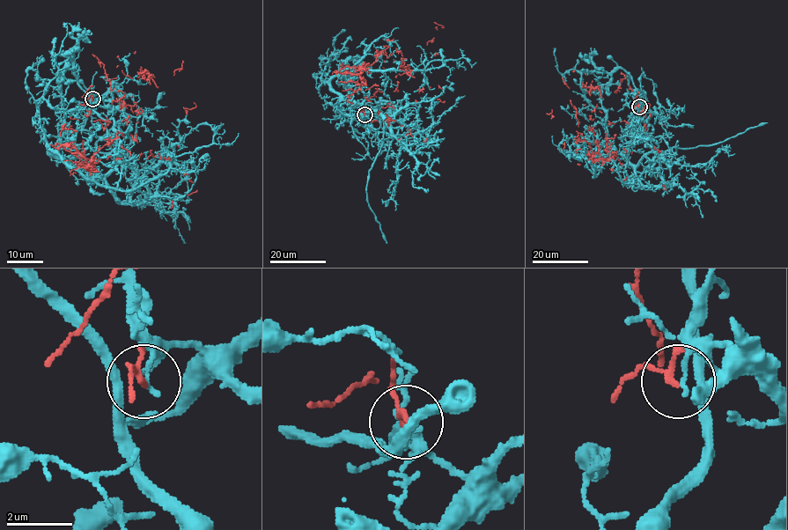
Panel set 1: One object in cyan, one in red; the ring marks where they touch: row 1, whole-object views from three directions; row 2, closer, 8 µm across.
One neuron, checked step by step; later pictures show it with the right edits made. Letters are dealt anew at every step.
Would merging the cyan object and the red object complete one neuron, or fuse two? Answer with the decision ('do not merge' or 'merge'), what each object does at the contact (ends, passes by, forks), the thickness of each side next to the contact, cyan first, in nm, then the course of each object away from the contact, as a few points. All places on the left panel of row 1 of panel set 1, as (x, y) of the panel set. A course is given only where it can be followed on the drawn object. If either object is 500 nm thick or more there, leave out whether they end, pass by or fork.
do not merge; cyan forks there; red ends there; 110 nm thick on the cyan side, 180 nm on the other; cyan runs (93, 99), (62, 136), (59, 158), (47, 148), (124, 190), (239, 133); red runs (93, 99), (77, 119), (94, 121), (86, 168), (136, 116), (144, 70), (180, 69), (187, 114)

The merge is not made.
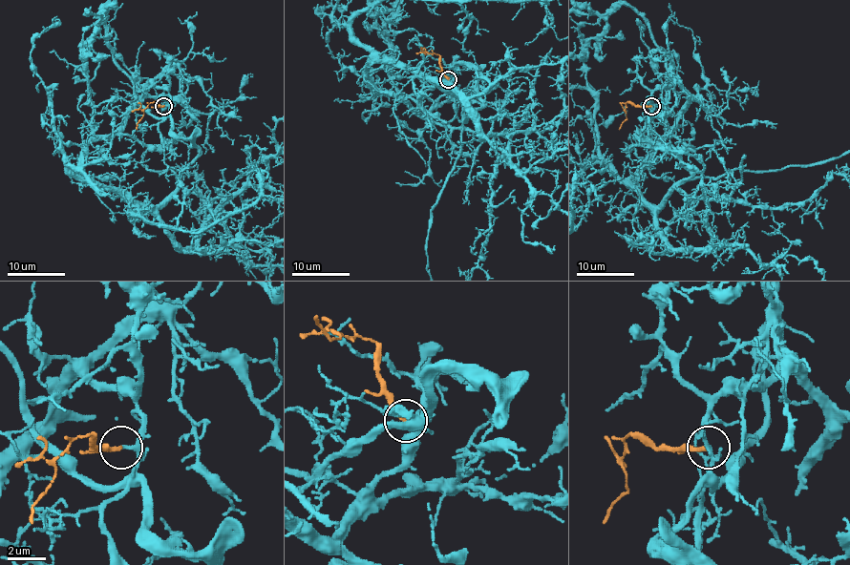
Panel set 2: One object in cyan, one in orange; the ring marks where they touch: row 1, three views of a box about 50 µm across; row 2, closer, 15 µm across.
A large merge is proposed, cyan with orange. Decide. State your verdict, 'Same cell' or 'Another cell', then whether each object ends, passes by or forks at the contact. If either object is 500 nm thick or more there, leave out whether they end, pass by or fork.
Same cell. At the ring cyan passes by. At the ring orange ends

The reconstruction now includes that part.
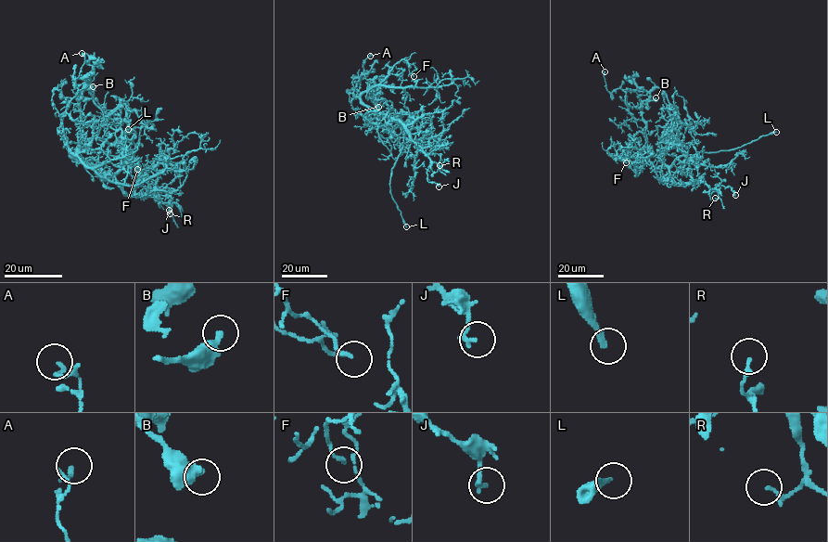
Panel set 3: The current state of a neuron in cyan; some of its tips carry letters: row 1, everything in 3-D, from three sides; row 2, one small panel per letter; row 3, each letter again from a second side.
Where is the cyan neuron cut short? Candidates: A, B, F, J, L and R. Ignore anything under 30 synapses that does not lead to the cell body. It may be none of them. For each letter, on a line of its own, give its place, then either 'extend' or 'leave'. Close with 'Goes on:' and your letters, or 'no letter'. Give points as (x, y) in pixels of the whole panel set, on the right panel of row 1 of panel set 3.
A: at (605, 71); leave
B: at (656, 97); leave
F: at (626, 162); leave
J: at (735, 195); leave
L: at (776, 132); extend
R: at (715, 198); leave
Goes on: L

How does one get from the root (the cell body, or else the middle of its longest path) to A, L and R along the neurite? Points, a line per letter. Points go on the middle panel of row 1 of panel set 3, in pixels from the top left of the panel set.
A: (367, 114), (368, 109), (354, 96), (353, 90), (367, 76), (363, 75), (363, 63), (370, 56)
L: (367, 114), (369, 111), (385, 113), (403, 127), (403, 145), (392, 169), (389, 187), (406, 226)
R: (367, 114), (375, 111), (396, 119), (413, 141), (439, 164), (439, 169), (439, 165)

